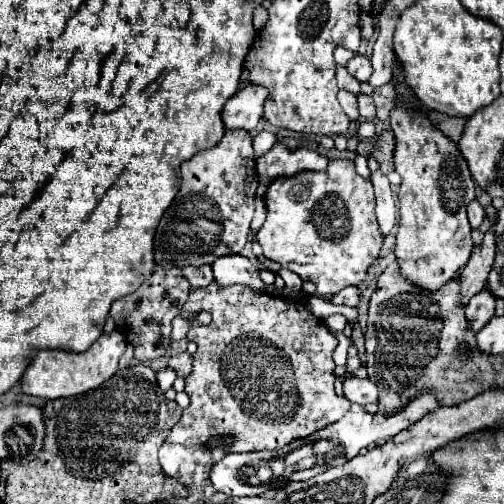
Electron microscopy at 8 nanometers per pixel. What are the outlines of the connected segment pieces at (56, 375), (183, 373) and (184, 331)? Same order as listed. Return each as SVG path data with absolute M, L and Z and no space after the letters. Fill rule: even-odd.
M112 331L108 335L100 335L100 339L84 353L70 353L70 351L40 351L32 363L28 365L20 385L22 391L28 395L44 397L44 399L60 399L82 395L86 391L96 389L104 381L108 381L118 371L118 359L126 351L126 339L122 333Z
M188 351L176 355L176 357L170 357L168 359L168 367L172 367L180 377L188 377L192 373L192 355Z
M178 315L174 321L172 321L172 339L174 341L180 341L180 339L184 339L186 335L188 335L188 331L190 331L190 323L188 323L188 319L184 319L182 315Z

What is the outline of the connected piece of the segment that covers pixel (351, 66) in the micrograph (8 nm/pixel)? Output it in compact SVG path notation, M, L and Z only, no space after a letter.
M354 55L350 61L348 61L348 71L352 77L356 77L358 81L368 81L370 75L372 75L372 63L370 63L370 57L368 55Z

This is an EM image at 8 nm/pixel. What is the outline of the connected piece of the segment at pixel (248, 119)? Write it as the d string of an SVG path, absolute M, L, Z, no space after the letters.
M246 85L234 93L222 111L226 129L246 129L254 131L264 113L264 103L268 99L268 89L264 85Z

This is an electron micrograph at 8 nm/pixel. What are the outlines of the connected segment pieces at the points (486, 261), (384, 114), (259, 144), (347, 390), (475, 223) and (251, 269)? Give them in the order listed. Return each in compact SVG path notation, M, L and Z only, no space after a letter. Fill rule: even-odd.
M488 231L484 235L484 243L480 245L480 253L472 253L470 261L466 263L466 267L460 271L460 281L462 281L462 295L464 295L464 303L476 295L478 291L482 291L486 287L486 279L488 273L492 269L496 257L496 233Z
M386 83L384 87L378 87L372 93L372 99L374 99L374 105L376 105L376 117L382 119L382 121L386 121L388 119L388 113L390 113L390 107L392 107L392 101L394 101L392 85Z
M260 131L256 137L254 137L254 151L256 151L256 157L264 155L264 151L268 151L274 143L276 143L276 137L268 131Z
M352 377L344 381L344 395L348 401L366 405L366 403L376 403L378 401L378 389L370 379L360 379Z
M472 201L472 203L468 205L468 219L470 219L472 229L480 227L480 225L482 225L482 221L484 221L484 217L486 217L486 213L484 213L482 205L480 205L478 201Z
M224 255L212 263L214 281L218 287L232 287L232 285L246 285L256 291L264 291L273 295L282 295L288 299L302 297L302 292L294 292L288 288L278 290L273 285L266 286L258 277L258 267L252 265L248 257L242 255Z

